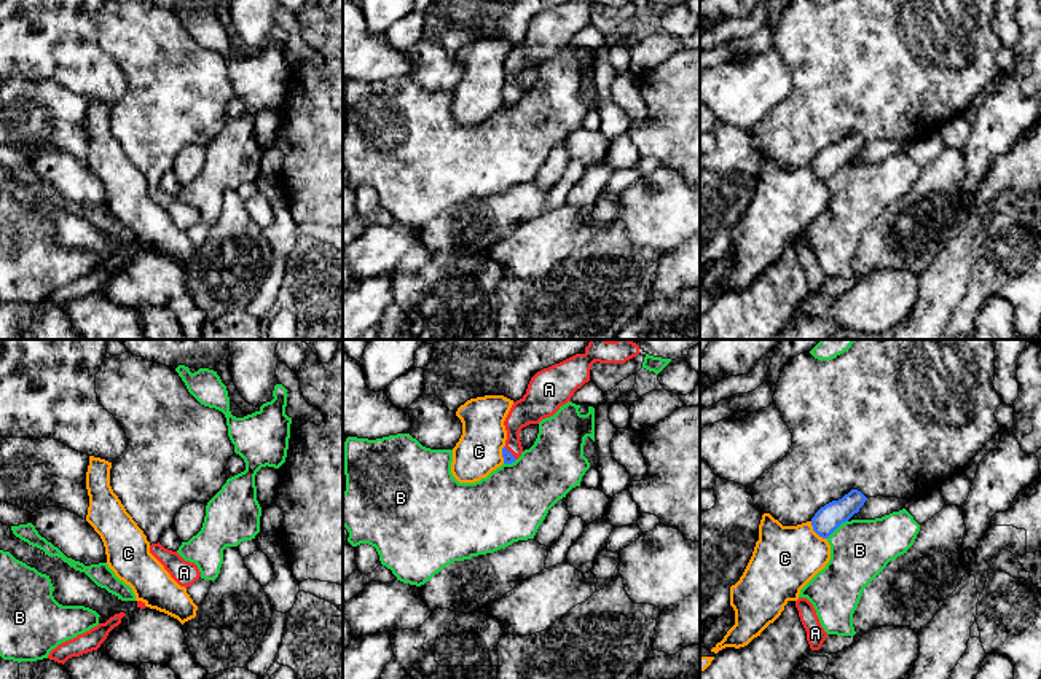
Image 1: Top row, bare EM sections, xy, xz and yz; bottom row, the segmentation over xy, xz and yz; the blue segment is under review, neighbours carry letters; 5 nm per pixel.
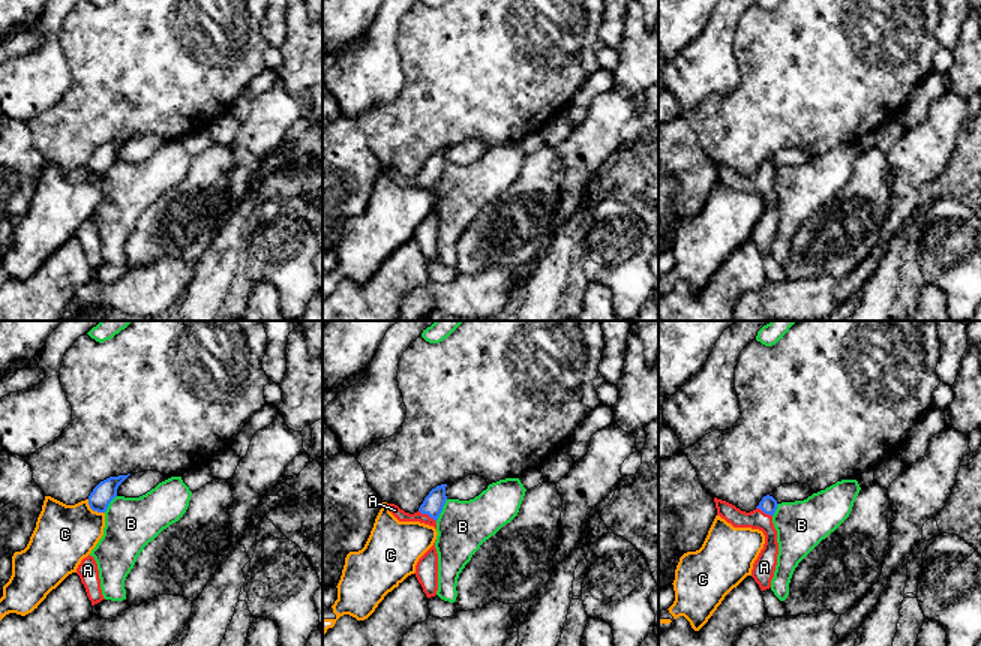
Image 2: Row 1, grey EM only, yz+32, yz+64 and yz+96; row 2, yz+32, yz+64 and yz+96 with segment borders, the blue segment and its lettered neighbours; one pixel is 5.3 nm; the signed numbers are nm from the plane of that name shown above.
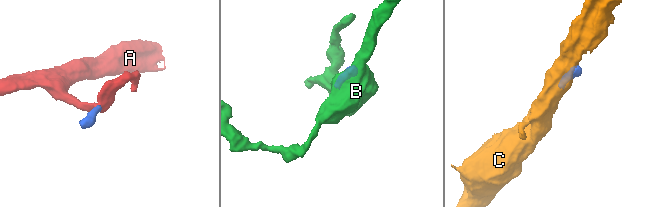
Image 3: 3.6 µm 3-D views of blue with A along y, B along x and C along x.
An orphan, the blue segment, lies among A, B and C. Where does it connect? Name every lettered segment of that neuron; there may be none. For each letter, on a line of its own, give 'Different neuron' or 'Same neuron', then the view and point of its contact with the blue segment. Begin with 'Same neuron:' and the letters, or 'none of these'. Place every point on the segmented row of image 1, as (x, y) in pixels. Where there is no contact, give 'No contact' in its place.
Same neuron: A
A: Same neuron. Touches blue at xz (510, 453)
B: Different neuron. Touches blue at yz (836, 528)
C: Different neuron. Touches blue at yz (817, 533)

